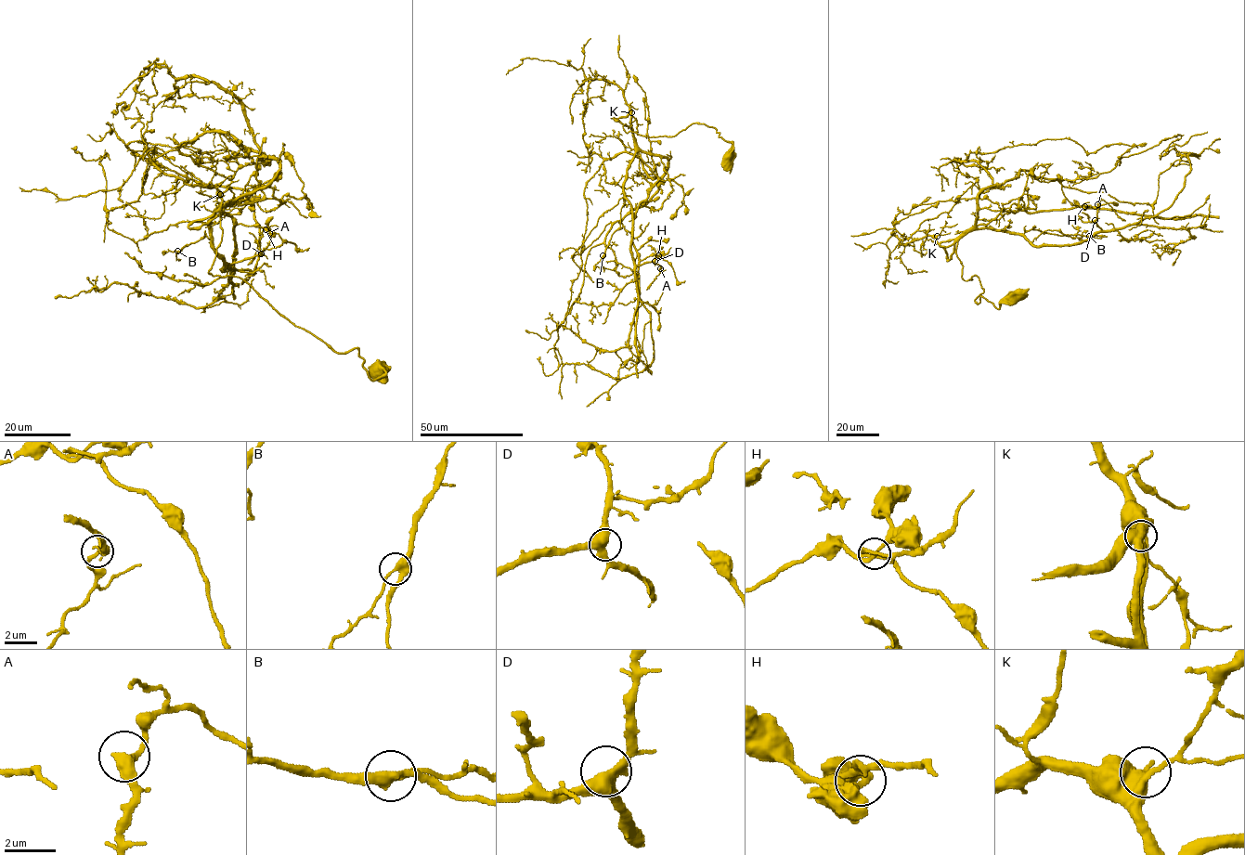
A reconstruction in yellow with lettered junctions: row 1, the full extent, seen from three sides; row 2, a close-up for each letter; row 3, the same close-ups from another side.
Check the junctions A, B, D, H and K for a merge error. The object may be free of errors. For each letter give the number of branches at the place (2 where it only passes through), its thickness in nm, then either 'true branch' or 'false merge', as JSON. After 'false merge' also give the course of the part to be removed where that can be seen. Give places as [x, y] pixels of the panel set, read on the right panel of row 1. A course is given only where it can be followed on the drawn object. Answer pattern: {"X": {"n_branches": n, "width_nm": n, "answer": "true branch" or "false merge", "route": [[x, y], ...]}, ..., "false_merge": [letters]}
{"A": {"n_branches": 2, "width_nm": 380, "answer": "true branch"}, "B": {"n_branches": 3, "width_nm": 320, "answer": "true branch"}, "D": {"n_branches": 3, "width_nm": 440, "answer": "true branch"}, "H": {"n_branches": 2, "width_nm": 220, "answer": "true branch"}, "K": {"n_branches": 2, "width_nm": 480, "answer": "true branch"}, "false_merge": []}

